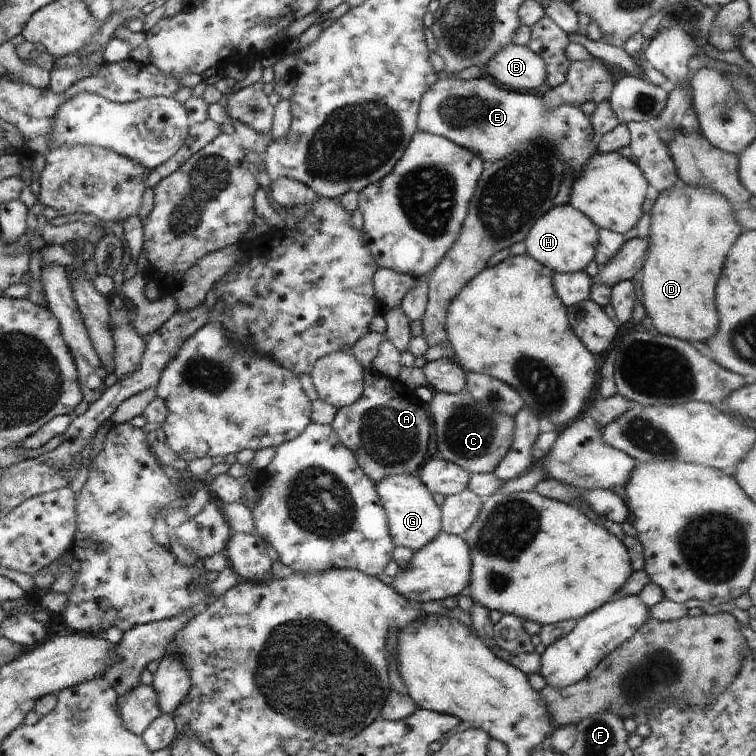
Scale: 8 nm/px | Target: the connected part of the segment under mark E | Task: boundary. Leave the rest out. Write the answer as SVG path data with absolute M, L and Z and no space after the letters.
M449 77L448 79L439 79L421 98L421 104L419 104L419 116L417 116L417 129L419 131L426 131L433 133L434 135L441 135L445 138L451 139L453 142L459 143L461 146L467 147L473 154L478 155L483 161L495 162L496 160L502 159L507 155L510 155L514 150L516 151L519 147L528 146L529 142L535 138L539 138L541 142L547 141L552 145L555 145L556 151L564 162L564 172L566 173L568 168L572 170L572 178L574 178L580 173L584 162L592 155L597 153L595 140L592 138L592 126L588 116L585 116L580 107L575 105L561 105L552 109L549 109L541 98L541 92L525 92L525 91L511 91L507 92L505 87L505 92L499 90L495 84L485 84L485 79L471 79L471 80L460 80Z

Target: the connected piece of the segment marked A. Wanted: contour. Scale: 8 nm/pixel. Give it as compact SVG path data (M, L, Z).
M370 367L366 369L364 377L363 396L351 406L338 409L331 426L339 435L342 443L355 453L359 466L376 483L391 475L417 474L427 462L431 462L431 442L436 442L435 419L428 410L429 406L422 403L415 396L415 392L400 381L371 371Z

